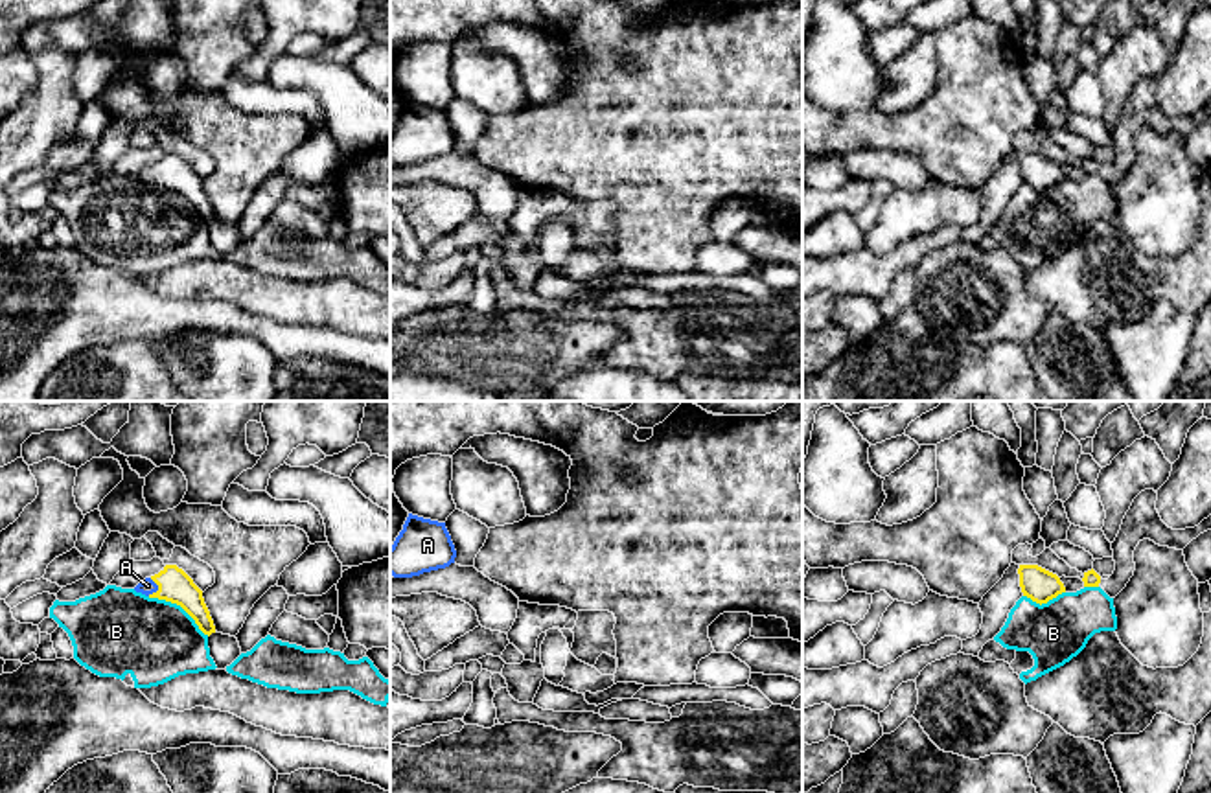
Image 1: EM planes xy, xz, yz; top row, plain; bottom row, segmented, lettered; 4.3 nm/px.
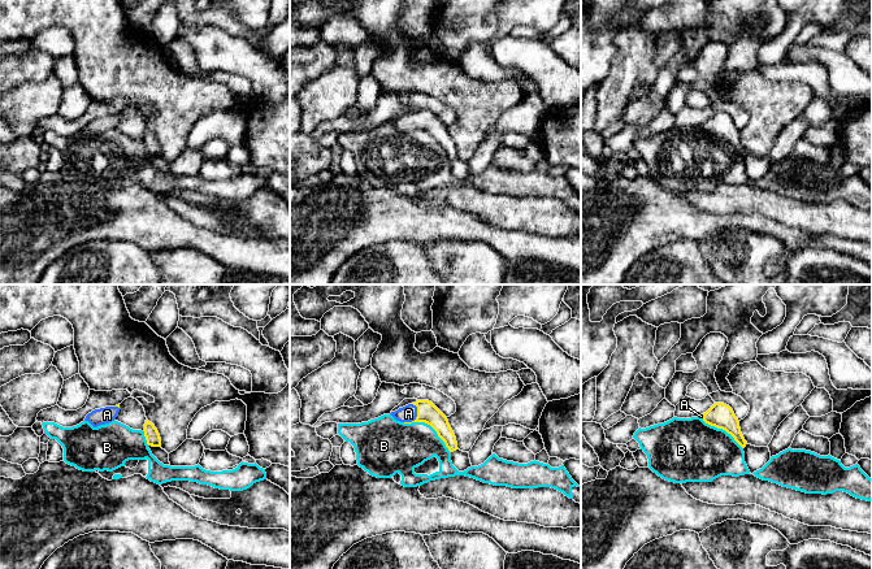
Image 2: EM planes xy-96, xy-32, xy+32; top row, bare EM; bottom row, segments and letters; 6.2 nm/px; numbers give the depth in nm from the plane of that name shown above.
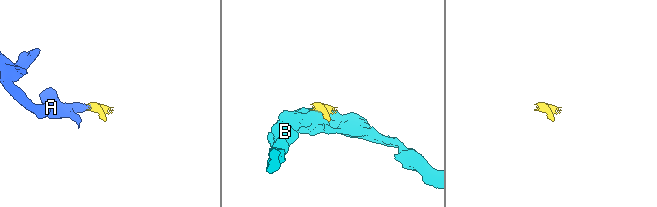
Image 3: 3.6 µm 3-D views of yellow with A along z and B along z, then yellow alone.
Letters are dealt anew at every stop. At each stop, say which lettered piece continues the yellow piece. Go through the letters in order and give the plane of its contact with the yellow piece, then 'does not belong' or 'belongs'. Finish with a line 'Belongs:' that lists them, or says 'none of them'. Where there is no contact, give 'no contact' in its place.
A: meets yellow in xy; belongs
B: meets yellow in xy; does not belong
Belongs: A

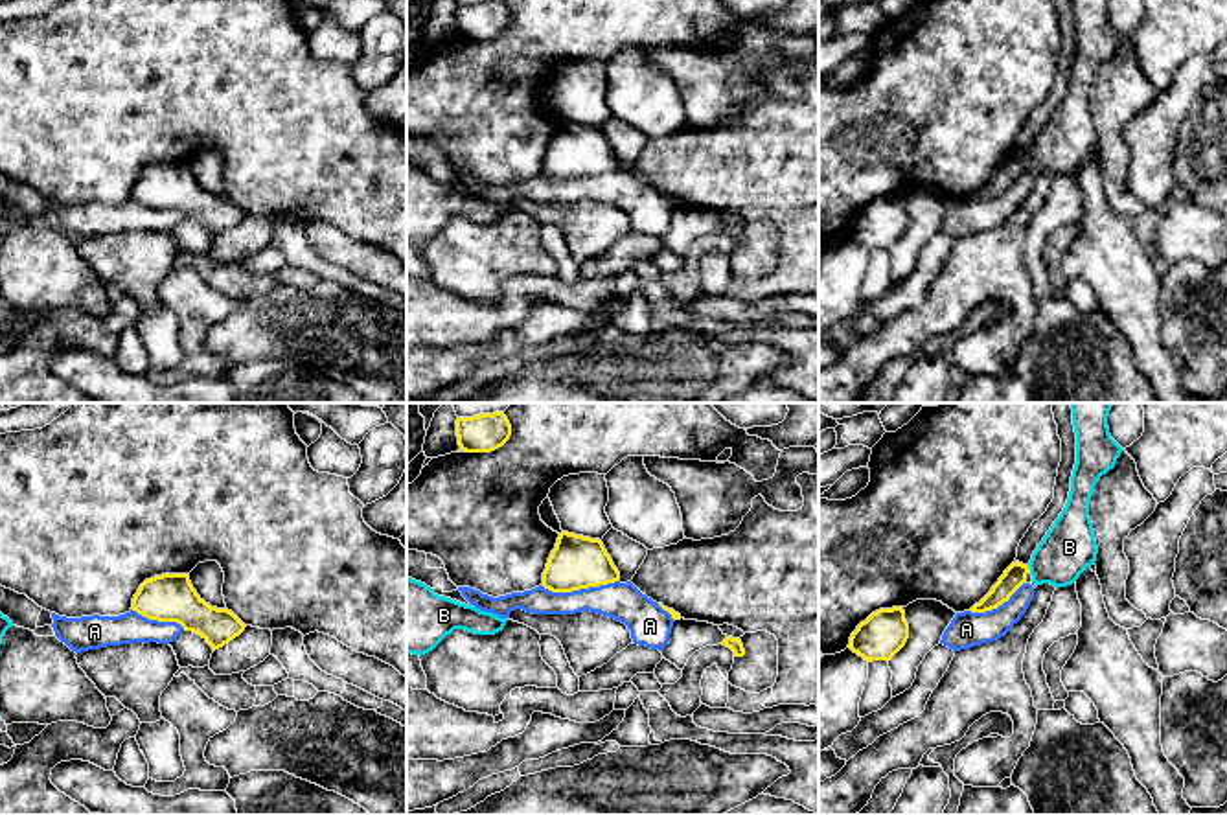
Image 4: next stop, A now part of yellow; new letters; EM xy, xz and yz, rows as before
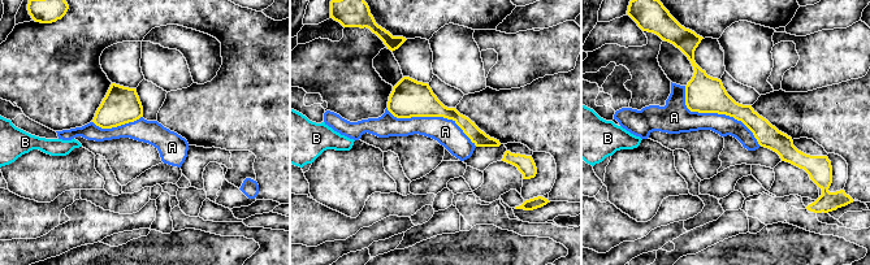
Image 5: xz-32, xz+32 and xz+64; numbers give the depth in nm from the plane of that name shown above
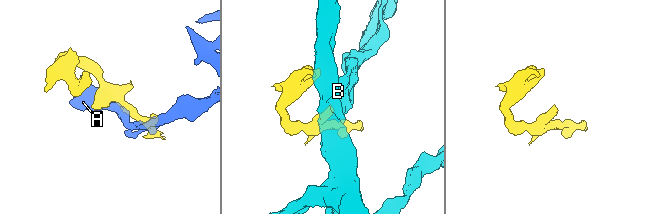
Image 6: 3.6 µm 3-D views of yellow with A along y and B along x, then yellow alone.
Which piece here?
A: meets yellow in xz; does not belong
B: meets yellow in yz; does not belong
Belongs: none of them

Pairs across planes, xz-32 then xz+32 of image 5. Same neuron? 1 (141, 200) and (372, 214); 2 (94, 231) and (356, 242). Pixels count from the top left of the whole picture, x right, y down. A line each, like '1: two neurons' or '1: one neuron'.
1: one neuron
2: one neuron

